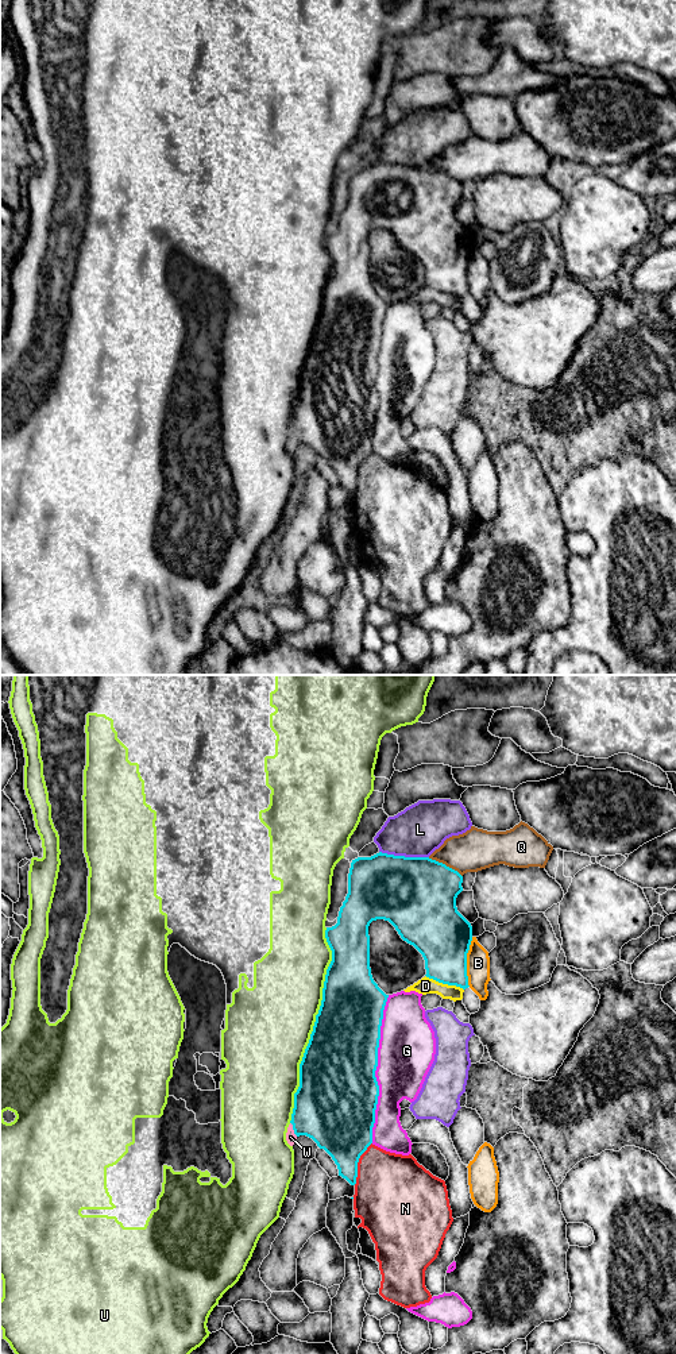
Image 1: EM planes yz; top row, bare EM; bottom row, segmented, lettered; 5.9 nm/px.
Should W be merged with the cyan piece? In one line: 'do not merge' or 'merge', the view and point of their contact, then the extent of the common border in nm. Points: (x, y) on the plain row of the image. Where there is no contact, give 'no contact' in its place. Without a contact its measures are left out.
merge; contact yz (293, 438); length 100 nm

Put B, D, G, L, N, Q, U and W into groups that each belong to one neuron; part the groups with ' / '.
B / D / G / L / N / Q / U / W

